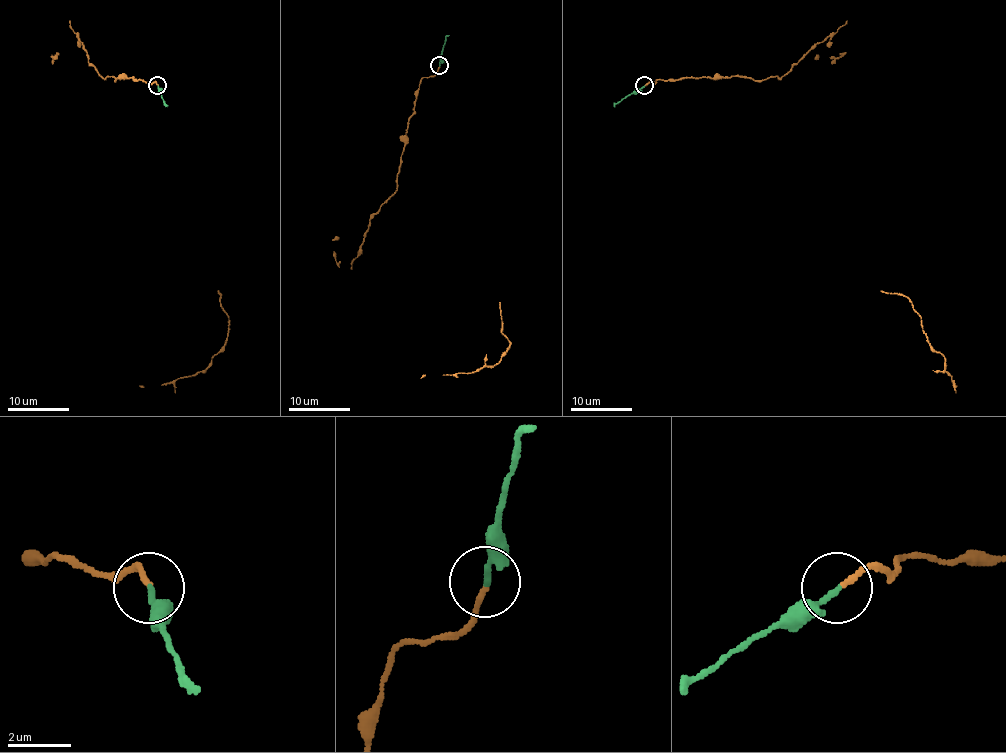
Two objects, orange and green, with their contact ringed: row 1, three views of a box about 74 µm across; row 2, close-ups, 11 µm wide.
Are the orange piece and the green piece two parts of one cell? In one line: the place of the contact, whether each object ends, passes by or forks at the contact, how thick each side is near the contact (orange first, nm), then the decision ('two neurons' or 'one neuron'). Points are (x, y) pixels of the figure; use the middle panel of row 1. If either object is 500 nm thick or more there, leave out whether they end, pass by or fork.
at (439, 65); orange ends there; green ends there; 150 nm thick on the orange side, 180 nm on the other; one neuron

